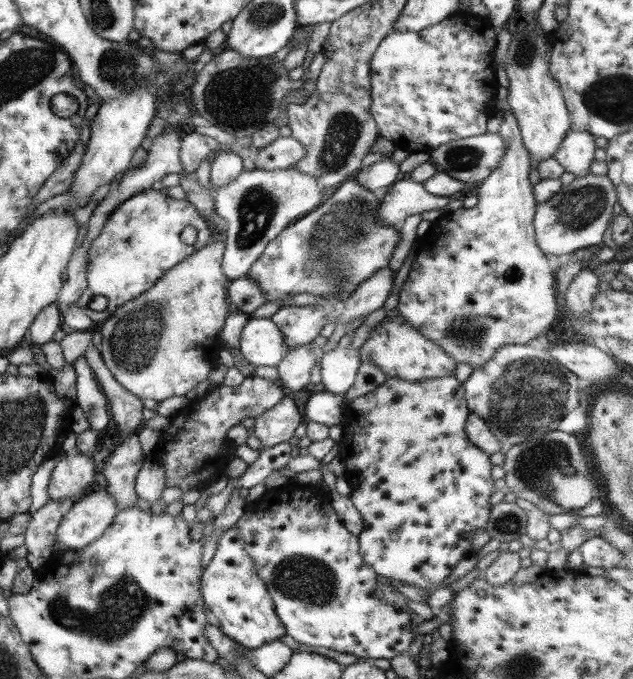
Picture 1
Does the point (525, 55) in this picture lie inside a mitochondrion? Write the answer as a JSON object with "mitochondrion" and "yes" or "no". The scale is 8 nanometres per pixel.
{"mitochondrion":"yes"}

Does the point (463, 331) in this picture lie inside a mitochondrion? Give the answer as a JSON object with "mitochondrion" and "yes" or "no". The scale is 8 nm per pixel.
{"mitochondrion":"yes"}

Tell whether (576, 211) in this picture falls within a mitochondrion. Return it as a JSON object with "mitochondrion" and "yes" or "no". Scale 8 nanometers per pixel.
{"mitochondrion":"yes"}

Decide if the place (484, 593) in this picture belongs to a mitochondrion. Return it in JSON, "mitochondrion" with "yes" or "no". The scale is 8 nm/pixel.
{"mitochondrion":"no"}

